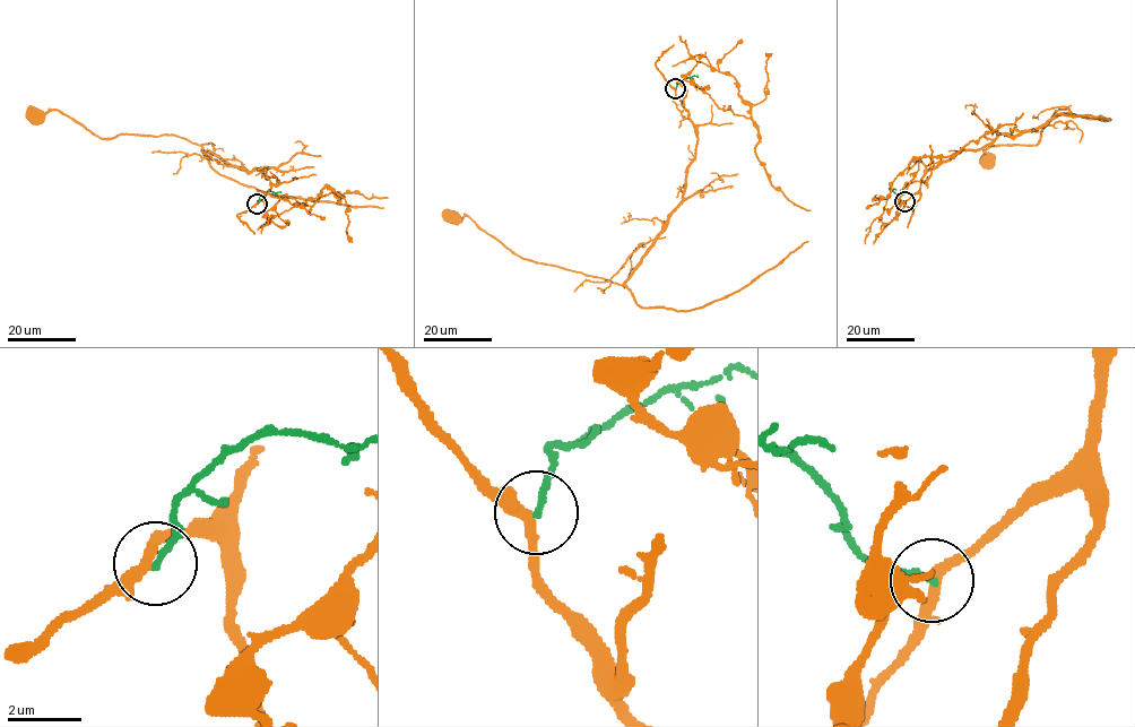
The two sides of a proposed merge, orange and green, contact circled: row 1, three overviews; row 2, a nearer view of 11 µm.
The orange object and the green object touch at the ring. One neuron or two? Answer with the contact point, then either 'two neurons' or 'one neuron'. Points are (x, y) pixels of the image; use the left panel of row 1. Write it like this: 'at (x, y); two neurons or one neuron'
at (257, 204); two neurons

